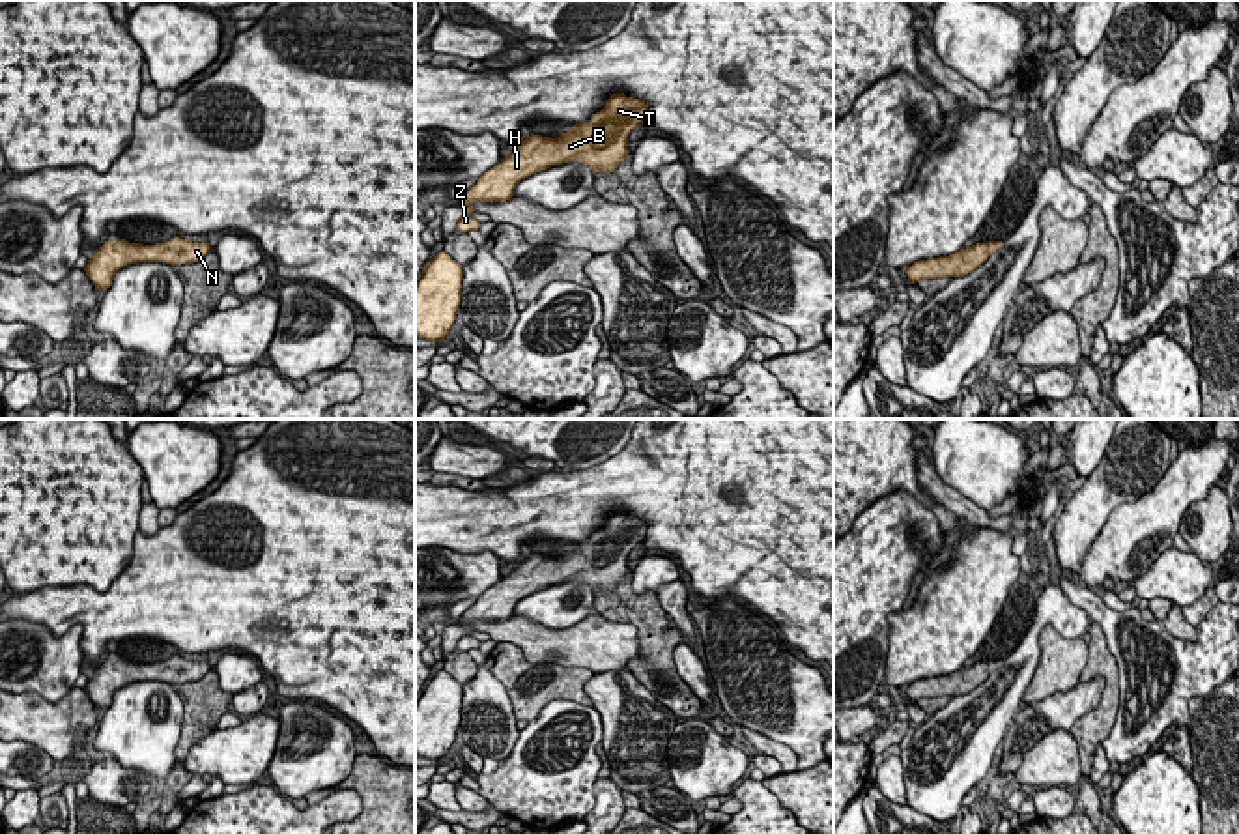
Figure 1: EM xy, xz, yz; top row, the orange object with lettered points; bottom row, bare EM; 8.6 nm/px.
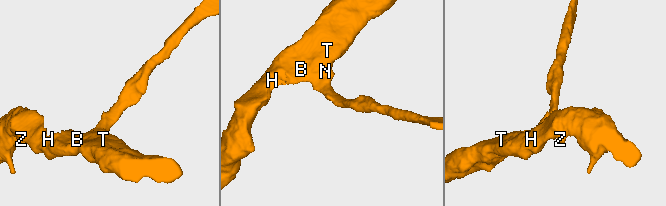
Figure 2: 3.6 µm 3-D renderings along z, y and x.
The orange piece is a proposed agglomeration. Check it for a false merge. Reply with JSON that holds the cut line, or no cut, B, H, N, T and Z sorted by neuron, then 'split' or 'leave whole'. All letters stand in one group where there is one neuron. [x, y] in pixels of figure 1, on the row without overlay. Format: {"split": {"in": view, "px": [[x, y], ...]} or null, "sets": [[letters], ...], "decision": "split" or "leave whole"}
{"split": null, "sets": [["B", "H", "N", "T", "Z"]], "decision": "leave whole"}

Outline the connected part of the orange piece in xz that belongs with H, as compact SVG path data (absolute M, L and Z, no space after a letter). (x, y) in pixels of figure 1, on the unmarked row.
M613 512L587 542L576 542L555 557L531 552L463 611L460 626L467 634L458 640L456 649L480 647L480 640L471 636L473 621L506 621L521 598L555 583L579 580L592 593L613 591L628 576L628 554L643 544L647 529L648 522Z

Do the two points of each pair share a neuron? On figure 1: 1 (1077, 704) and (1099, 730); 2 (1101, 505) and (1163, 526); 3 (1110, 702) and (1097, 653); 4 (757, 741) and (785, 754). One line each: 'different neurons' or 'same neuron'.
1: different neurons
2: different neurons
3: same neuron
4: same neuron

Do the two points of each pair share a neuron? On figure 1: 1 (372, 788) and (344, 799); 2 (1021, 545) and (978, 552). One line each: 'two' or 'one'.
1: two
2: two

